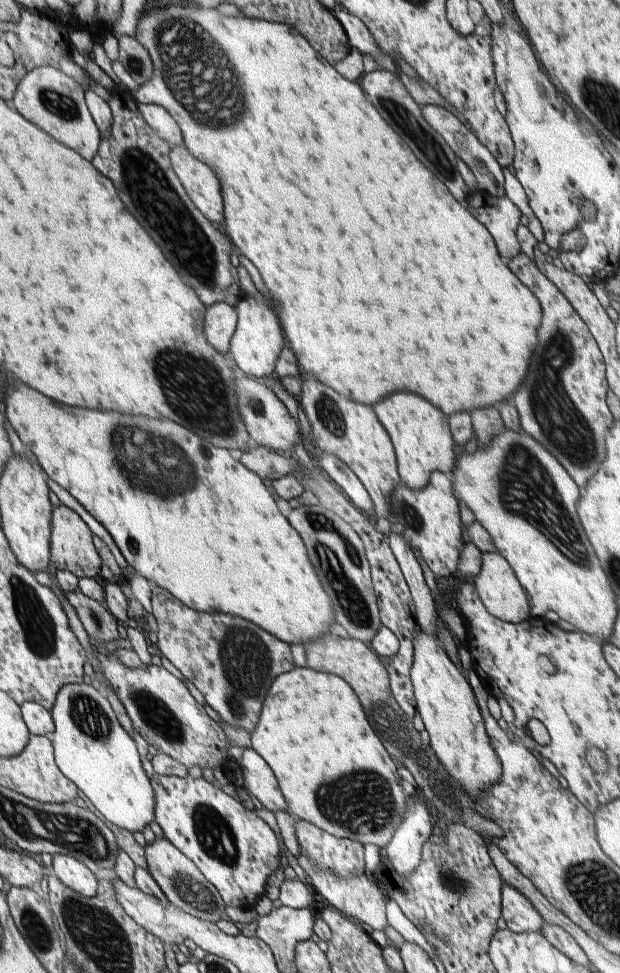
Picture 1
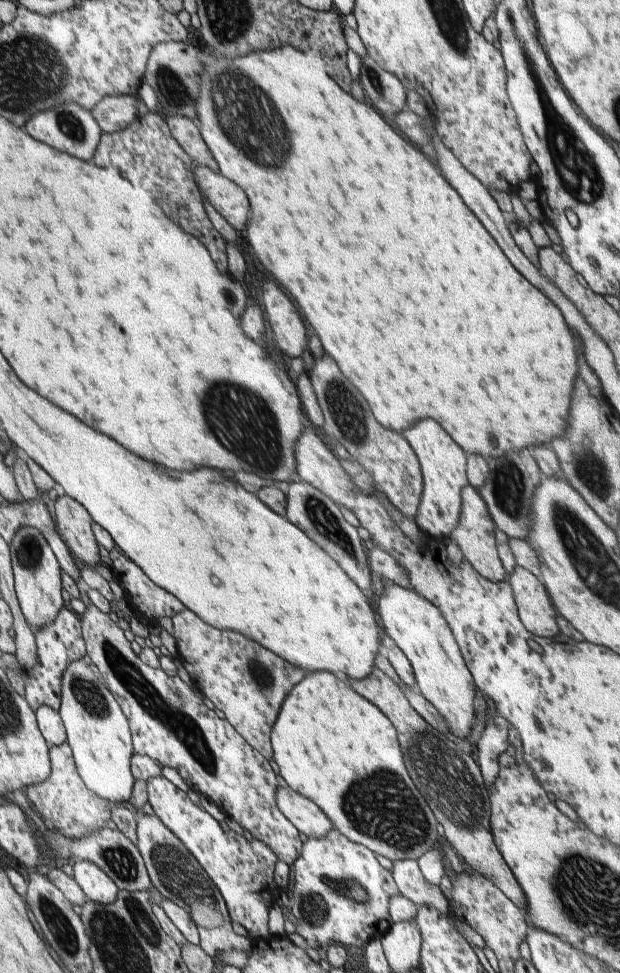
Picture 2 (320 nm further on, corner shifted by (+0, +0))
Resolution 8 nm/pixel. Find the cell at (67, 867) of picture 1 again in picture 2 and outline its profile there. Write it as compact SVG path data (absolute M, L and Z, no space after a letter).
M75 860L72 867L74 878L88 900L107 905L117 899L119 888L96 864L89 860Z

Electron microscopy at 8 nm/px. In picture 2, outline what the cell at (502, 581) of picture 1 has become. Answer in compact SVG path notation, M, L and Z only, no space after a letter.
M518 566L508 575L508 582L515 594L519 619L526 630L552 641L560 635L556 623L558 612L542 580Z

